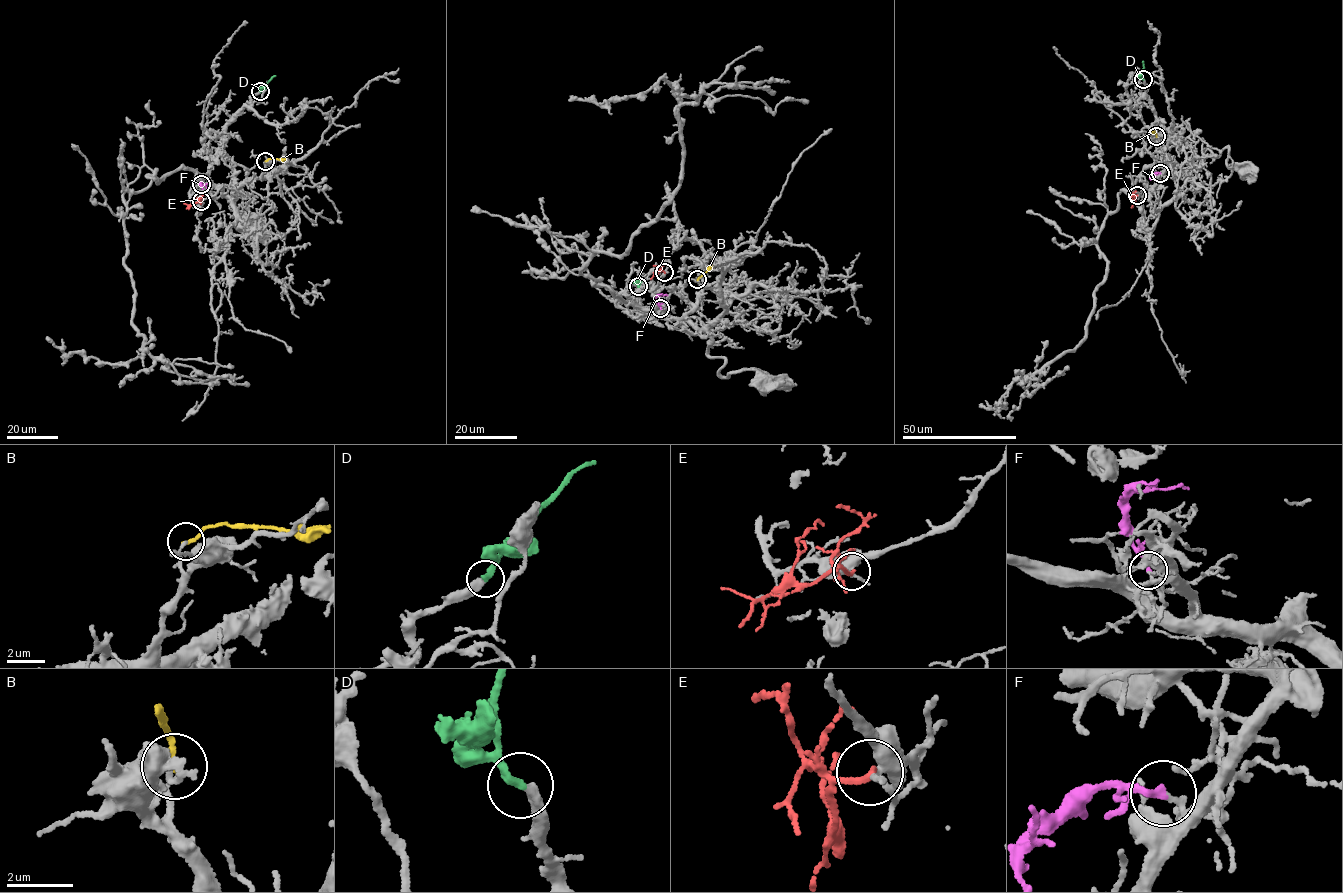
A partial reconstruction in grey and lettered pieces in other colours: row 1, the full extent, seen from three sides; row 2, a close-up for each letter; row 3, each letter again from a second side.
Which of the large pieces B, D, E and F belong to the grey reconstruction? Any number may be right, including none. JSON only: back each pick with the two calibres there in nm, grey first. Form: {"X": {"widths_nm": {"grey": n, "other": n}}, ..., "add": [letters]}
{"D": {"widths_nm": {"grey": 360, "other": 280}}, "F": {"widths_nm": {"grey": 160, "other": 240}}, "add": ["D", "F"]}

